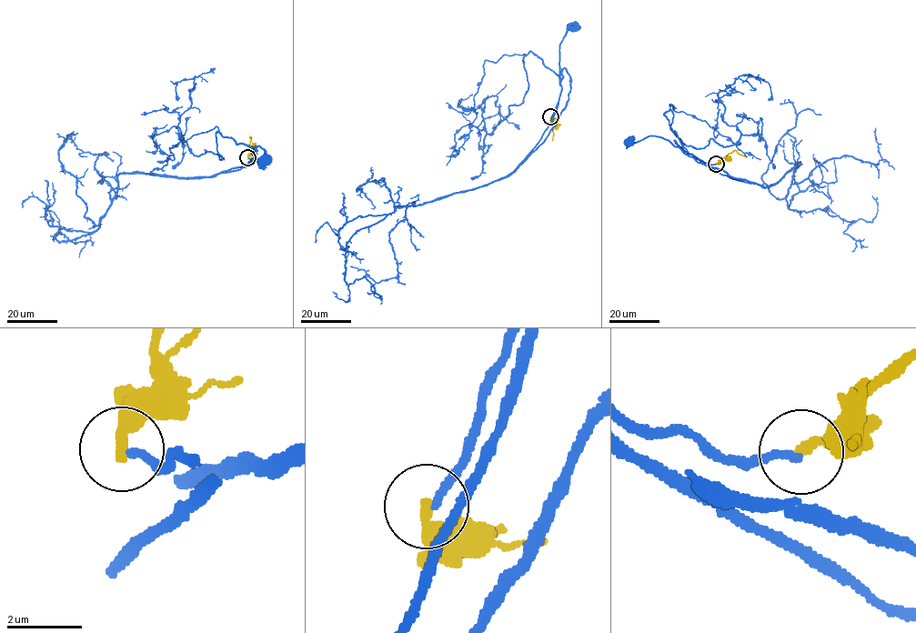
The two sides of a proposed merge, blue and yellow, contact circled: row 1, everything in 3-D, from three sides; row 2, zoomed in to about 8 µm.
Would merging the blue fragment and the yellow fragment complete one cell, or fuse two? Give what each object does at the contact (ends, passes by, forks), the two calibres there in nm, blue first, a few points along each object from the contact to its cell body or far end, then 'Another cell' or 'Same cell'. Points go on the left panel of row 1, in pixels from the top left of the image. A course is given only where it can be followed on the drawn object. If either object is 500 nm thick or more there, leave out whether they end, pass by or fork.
At the ring blue ends. At the ring yellow ends. Thickness 190 nm (blue) against 320 nm. Course of blue: (248, 157), (252, 159), (256, 155), (253, 150), (257, 163), (267, 159). Course of yellow: (247, 157), (250, 138). Another cell

